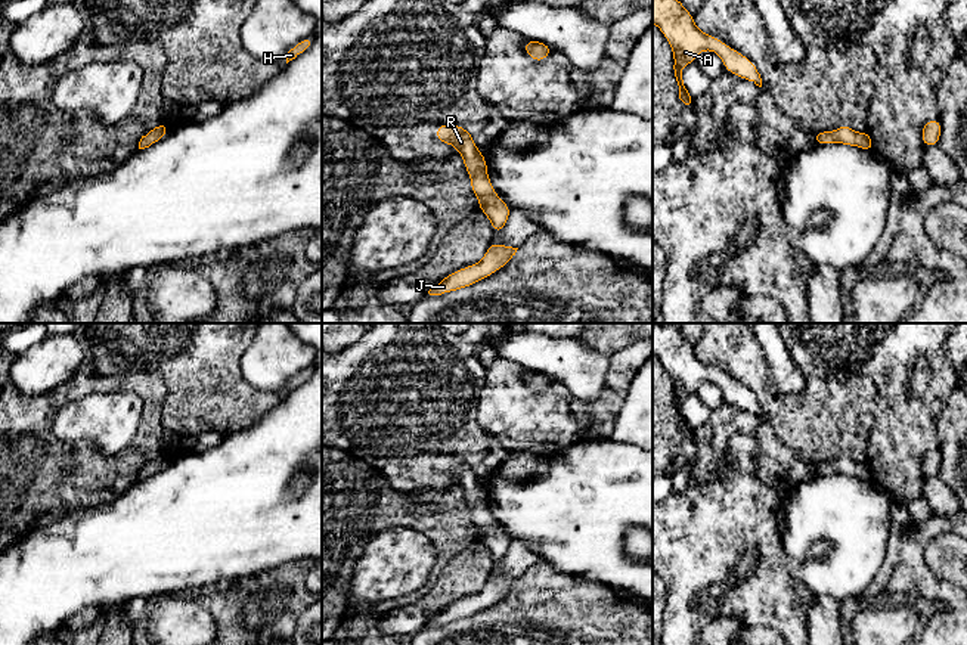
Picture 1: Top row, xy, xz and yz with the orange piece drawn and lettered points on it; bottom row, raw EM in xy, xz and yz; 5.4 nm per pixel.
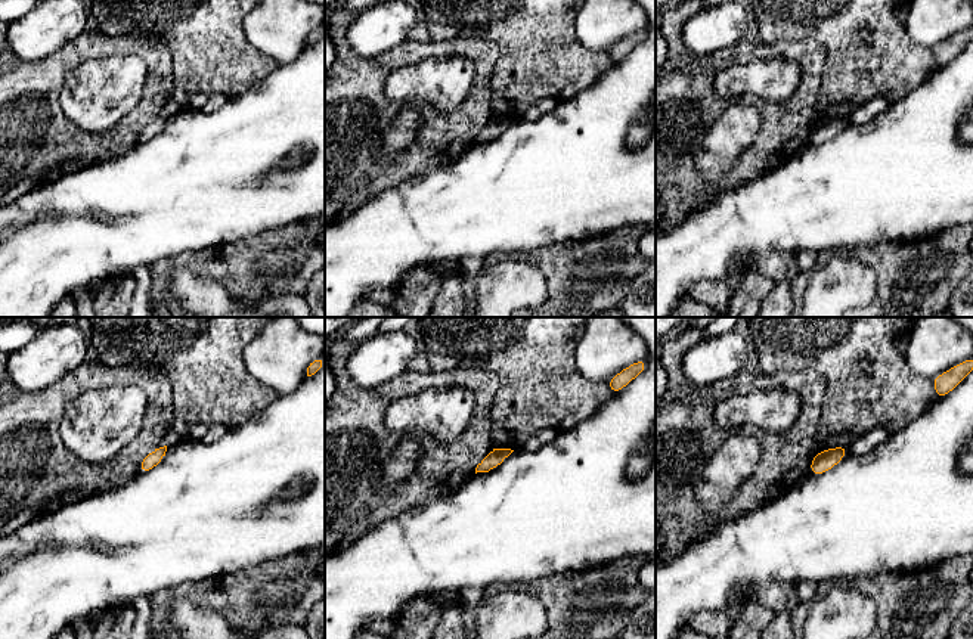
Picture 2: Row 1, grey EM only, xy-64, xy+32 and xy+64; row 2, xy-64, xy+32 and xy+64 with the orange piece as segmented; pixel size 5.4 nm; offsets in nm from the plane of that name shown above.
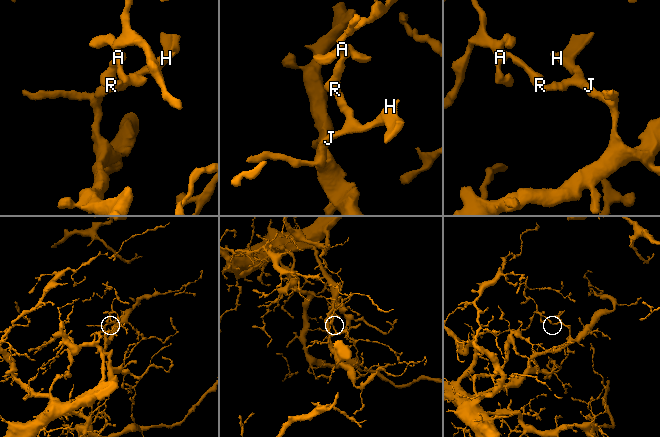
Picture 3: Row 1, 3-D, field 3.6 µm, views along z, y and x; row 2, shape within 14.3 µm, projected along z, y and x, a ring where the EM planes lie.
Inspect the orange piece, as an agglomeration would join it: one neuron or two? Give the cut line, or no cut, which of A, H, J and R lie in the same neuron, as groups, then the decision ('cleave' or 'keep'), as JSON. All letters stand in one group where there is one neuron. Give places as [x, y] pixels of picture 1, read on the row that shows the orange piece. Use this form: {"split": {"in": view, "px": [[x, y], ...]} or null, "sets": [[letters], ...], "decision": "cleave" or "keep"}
{"split": null, "sets": [["A", "H", "J", "R"]], "decision": "keep"}

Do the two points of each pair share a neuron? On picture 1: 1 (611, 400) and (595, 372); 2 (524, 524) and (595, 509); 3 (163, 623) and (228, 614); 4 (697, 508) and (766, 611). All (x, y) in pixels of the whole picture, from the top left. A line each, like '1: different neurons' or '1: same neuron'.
1: different neurons
2: same neuron
3: different neurons
4: same neuron

